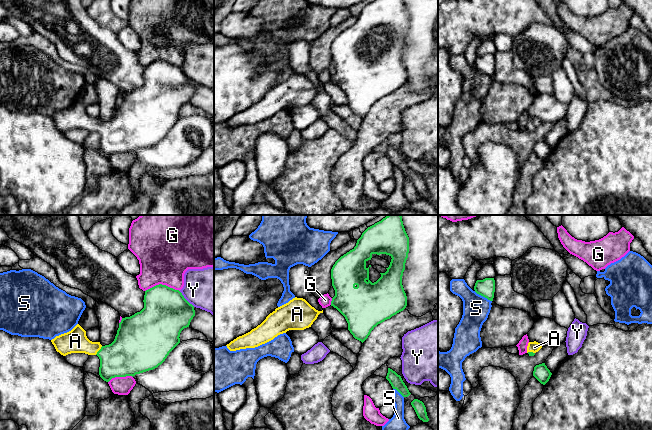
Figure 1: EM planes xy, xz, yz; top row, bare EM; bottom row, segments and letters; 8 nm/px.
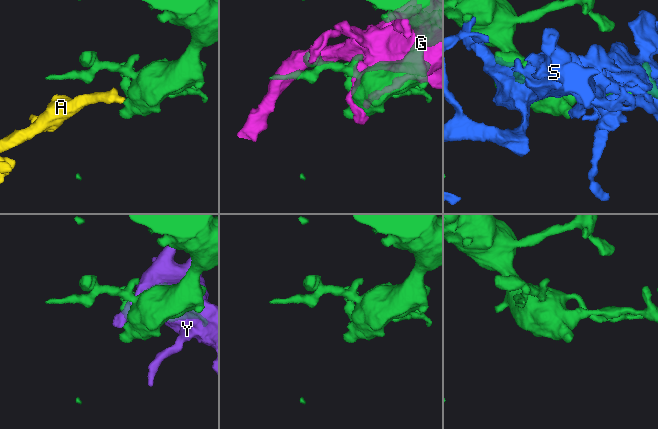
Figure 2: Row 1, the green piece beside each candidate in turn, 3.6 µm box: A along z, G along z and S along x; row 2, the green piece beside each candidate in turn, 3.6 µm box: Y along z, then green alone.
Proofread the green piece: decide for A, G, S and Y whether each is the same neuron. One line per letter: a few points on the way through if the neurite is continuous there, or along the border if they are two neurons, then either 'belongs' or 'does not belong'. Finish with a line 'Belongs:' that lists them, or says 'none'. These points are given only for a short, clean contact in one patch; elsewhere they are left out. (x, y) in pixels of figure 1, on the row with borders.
A: across xy (130, 353), (104, 353), (99, 350), (75, 341) | belongs
G: does not belong
S: does not belong
Y: does not belong
Belongs: A

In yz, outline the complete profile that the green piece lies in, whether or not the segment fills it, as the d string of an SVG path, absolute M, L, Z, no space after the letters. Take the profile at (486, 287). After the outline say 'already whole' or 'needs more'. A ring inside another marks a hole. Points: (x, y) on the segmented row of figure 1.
M485 278L483 280L477 280L474 286L474 290L477 294L493 301L495 292L495 280L494 278Z; already whole

